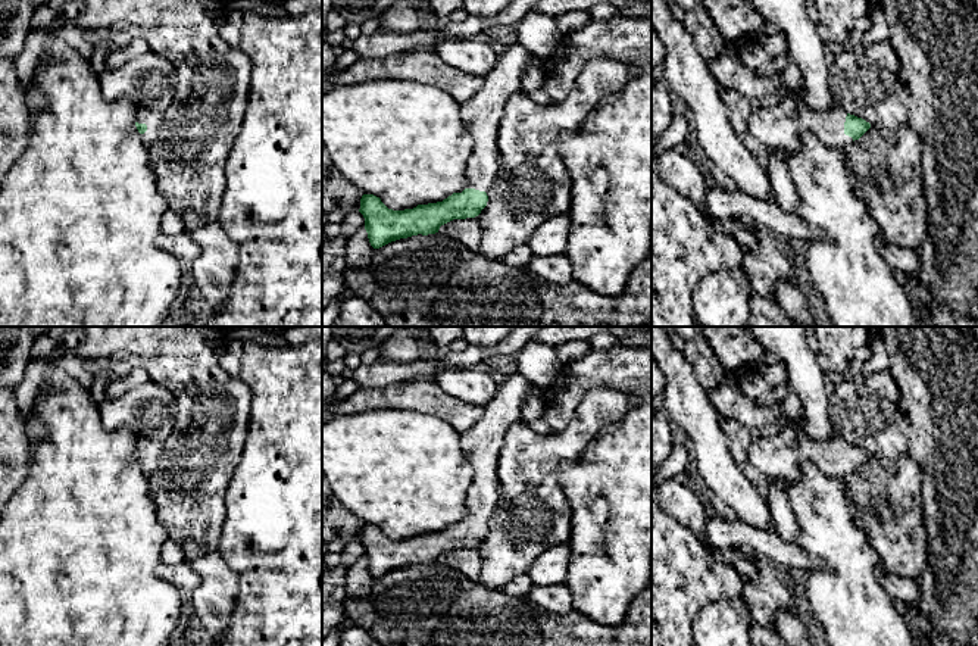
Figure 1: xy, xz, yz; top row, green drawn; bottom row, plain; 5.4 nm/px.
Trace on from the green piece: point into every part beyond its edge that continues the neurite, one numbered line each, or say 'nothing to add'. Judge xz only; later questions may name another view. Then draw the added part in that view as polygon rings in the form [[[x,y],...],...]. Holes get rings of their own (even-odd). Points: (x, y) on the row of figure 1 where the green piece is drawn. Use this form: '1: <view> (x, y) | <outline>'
1: xz (481, 115) | [[[510,32],[506,52],[499,54],[494,68],[482,78],[481,90],[460,106],[460,118],[474,138],[468,162],[468,185],[488,193],[502,168],[497,131],[507,99],[521,90],[522,72],[531,53]]]

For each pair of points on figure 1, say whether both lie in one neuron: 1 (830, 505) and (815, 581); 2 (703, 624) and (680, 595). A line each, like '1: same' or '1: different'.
1: same
2: different

